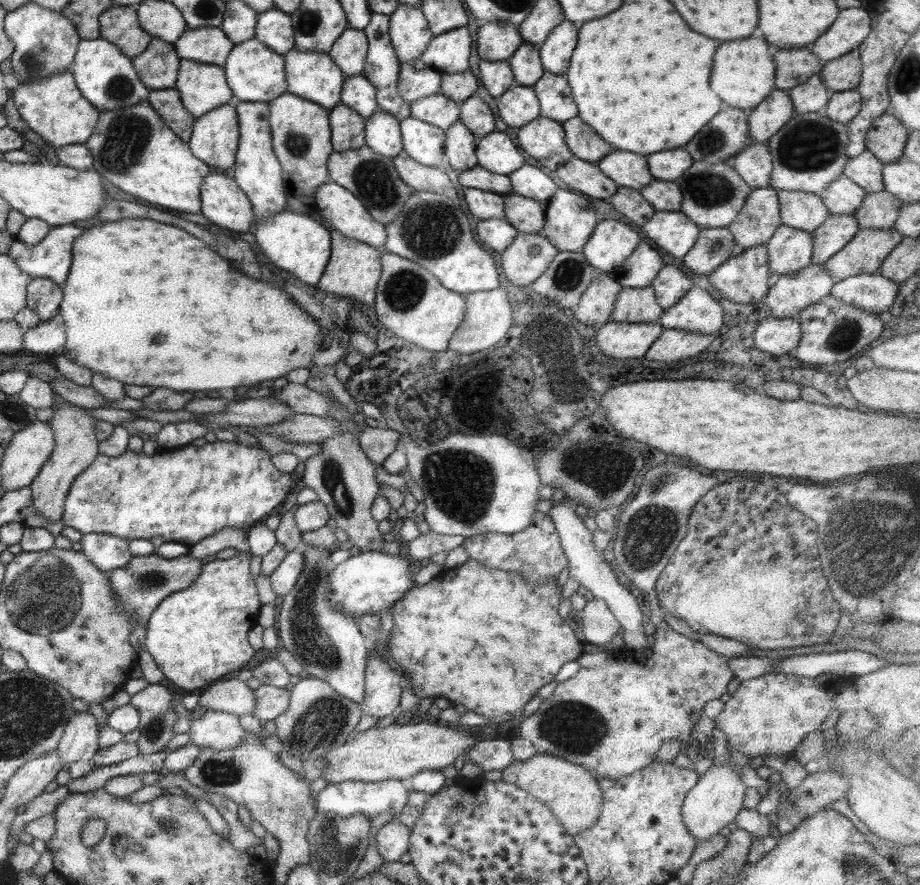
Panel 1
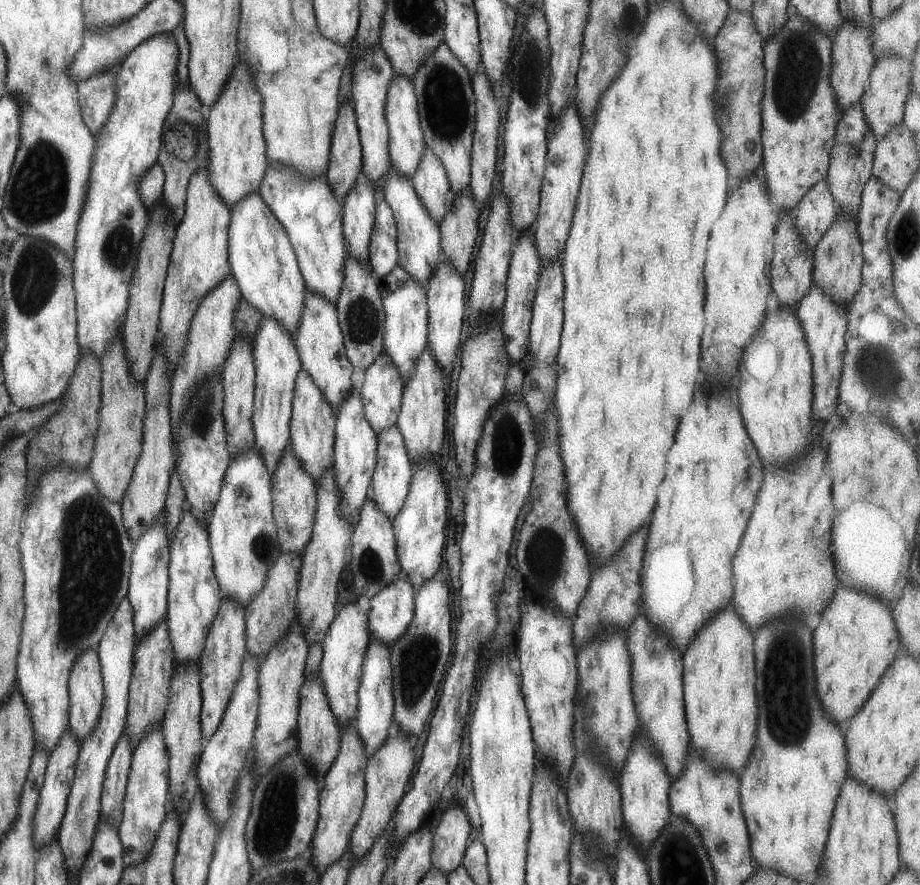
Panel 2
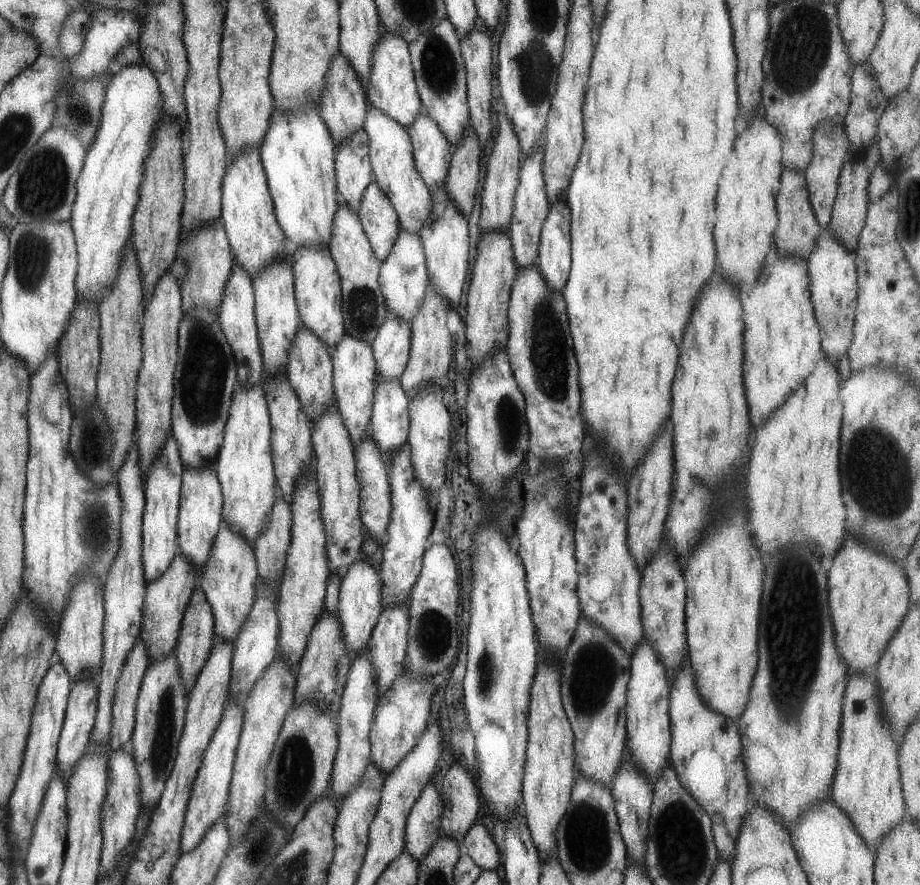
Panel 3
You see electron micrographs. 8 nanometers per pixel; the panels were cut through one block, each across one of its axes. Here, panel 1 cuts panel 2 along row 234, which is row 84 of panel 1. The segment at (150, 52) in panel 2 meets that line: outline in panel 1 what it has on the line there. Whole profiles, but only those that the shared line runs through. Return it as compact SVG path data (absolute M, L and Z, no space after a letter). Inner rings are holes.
M101 38L80 39L69 71L81 96L98 111L119 110L126 106L135 106L145 101L150 92L137 79L131 59L121 54L113 43Z

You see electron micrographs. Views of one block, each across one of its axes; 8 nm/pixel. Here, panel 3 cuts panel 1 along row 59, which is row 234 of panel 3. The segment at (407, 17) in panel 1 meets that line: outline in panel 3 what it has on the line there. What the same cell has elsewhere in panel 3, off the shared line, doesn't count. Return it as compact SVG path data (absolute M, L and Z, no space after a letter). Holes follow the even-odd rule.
M399 230L387 258L380 262L378 283L389 314L395 314L395 318L399 320L403 318L405 322L411 322L423 302L425 286L428 283L426 260L420 236Z

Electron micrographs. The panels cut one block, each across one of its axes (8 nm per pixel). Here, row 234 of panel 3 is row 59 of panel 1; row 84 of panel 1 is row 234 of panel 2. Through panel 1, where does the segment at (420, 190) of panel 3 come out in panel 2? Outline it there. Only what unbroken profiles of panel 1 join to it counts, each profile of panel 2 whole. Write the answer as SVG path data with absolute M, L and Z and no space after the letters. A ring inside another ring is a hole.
M387 162L385 174L379 178L379 190L382 200L389 206L396 223L397 262L401 268L417 280L417 284L427 287L427 280L433 272L433 266L441 257L439 222L435 222L425 206L421 204L411 178L405 178L393 170L393 164Z

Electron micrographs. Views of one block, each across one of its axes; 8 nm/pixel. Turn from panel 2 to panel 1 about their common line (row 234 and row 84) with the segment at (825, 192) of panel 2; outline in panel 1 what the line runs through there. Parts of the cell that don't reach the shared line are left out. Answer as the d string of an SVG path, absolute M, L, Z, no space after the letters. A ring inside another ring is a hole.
M815 74L799 86L788 89L787 93L792 102L794 114L807 114L822 112L834 92L823 86L821 74Z

